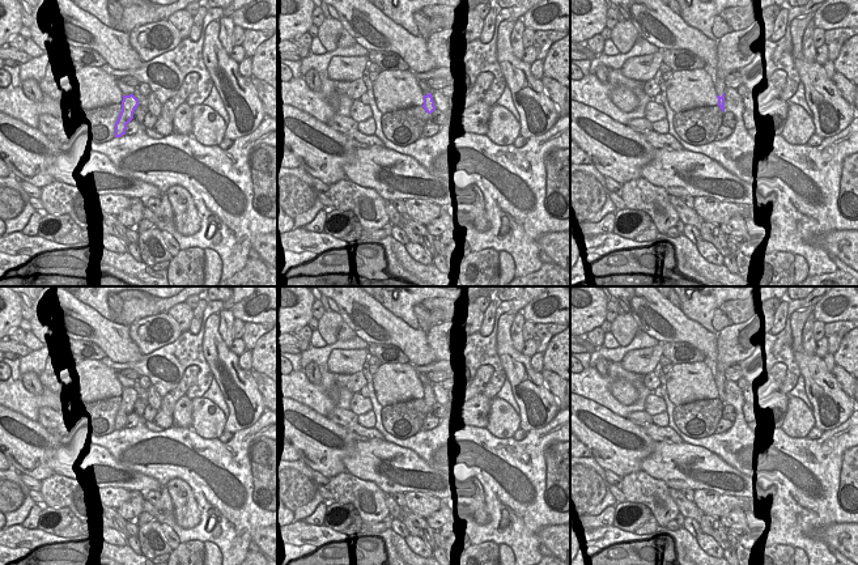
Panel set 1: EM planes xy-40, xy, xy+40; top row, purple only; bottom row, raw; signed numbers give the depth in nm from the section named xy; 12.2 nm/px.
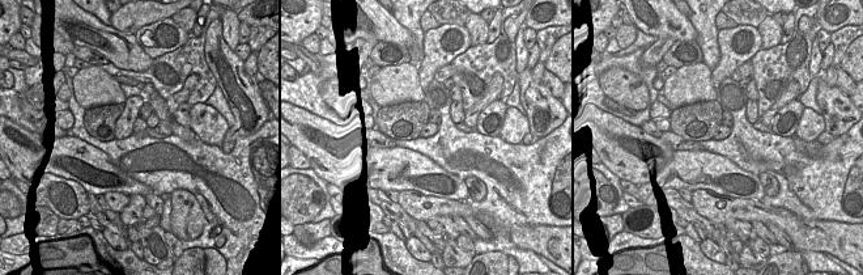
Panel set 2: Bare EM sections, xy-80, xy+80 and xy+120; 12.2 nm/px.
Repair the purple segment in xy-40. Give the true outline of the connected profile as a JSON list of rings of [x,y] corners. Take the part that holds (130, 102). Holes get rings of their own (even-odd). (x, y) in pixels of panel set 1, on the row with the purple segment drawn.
[[[123,95],[122,111],[115,123],[115,137],[126,135],[127,124],[133,119],[133,112],[139,106],[139,99],[133,95]]]

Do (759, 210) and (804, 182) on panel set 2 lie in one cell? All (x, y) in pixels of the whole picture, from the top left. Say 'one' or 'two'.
two

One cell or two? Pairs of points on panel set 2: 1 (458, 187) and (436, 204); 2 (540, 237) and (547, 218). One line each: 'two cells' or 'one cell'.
1: two cells
2: two cells

